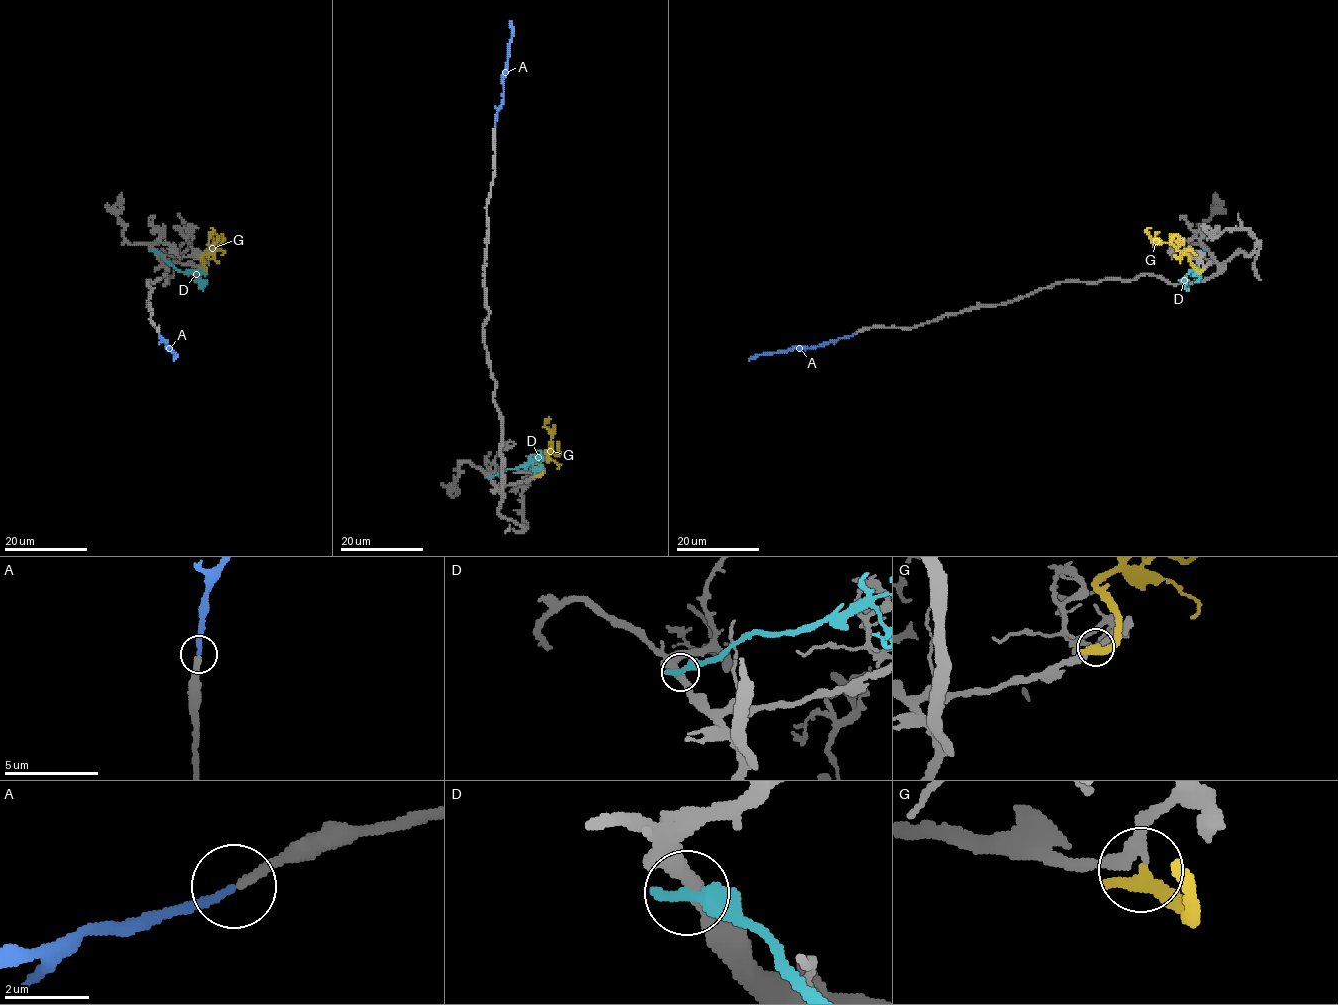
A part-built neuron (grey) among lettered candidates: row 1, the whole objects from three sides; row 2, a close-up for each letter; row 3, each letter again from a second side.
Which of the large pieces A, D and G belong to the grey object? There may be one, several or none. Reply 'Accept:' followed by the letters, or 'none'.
Accept: A

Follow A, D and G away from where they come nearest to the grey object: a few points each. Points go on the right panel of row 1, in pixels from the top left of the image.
A: (854, 334), (817, 346), (759, 354), (748, 360)
D: (1205, 250), (1194, 272), (1185, 277), (1184, 285), (1188, 279)
G: (1202, 267), (1198, 271), (1189, 256), (1174, 245), (1155, 244), (1145, 231), (1150, 227)

